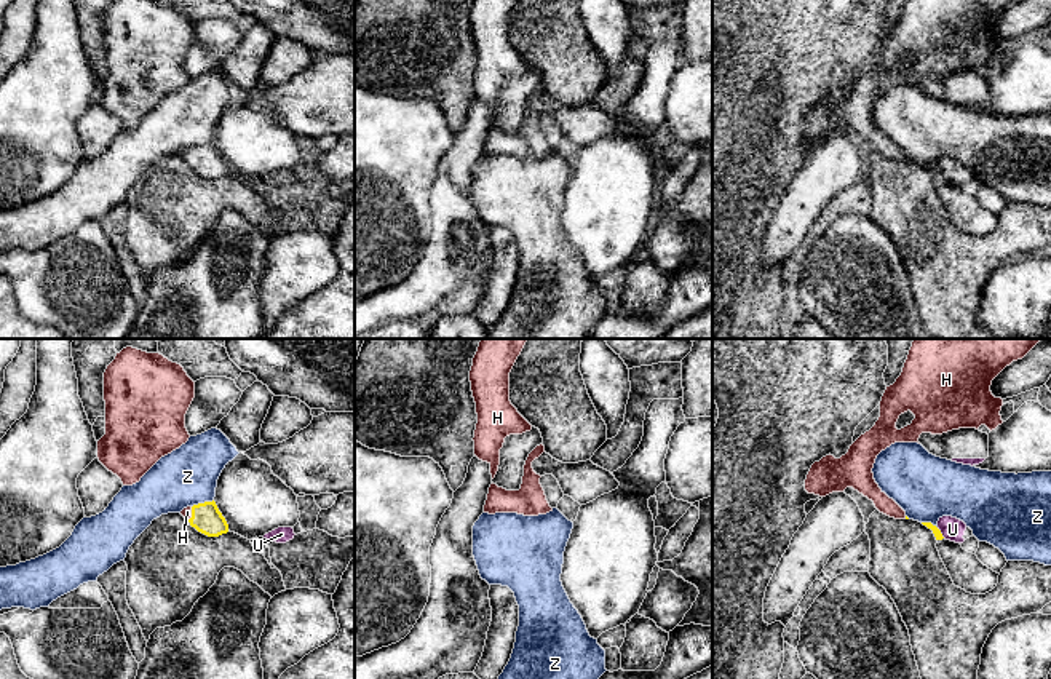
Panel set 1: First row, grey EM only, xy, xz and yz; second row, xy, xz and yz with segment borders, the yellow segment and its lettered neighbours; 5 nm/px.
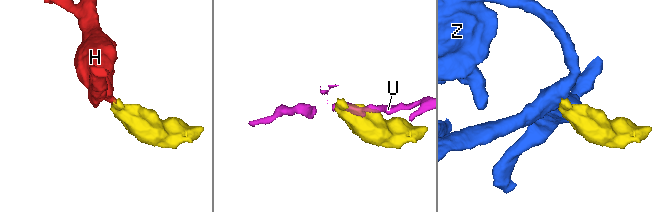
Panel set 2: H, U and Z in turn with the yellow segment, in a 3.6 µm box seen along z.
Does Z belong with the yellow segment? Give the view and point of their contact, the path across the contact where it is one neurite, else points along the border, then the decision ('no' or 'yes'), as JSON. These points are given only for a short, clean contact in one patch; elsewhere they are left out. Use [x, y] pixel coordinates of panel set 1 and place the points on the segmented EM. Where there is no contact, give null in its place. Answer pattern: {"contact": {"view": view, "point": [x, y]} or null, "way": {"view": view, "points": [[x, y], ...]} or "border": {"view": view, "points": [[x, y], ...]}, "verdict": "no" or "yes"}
{"contact": {"view": "xy", "point": [202, 504]}, "verdict": "no"}

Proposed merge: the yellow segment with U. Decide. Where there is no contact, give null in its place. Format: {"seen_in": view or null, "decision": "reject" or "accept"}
{"seen_in": "yz", "decision": "reject"}

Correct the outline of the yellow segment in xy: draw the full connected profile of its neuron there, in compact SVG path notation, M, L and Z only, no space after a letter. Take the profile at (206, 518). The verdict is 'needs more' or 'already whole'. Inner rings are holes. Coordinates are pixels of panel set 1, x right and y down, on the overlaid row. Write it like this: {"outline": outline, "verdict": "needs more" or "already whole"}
{"outline": "M214 500L187 506L180 511L180 514L192 527L208 537L219 537L228 532L228 524Z", "verdict": "needs more"}

